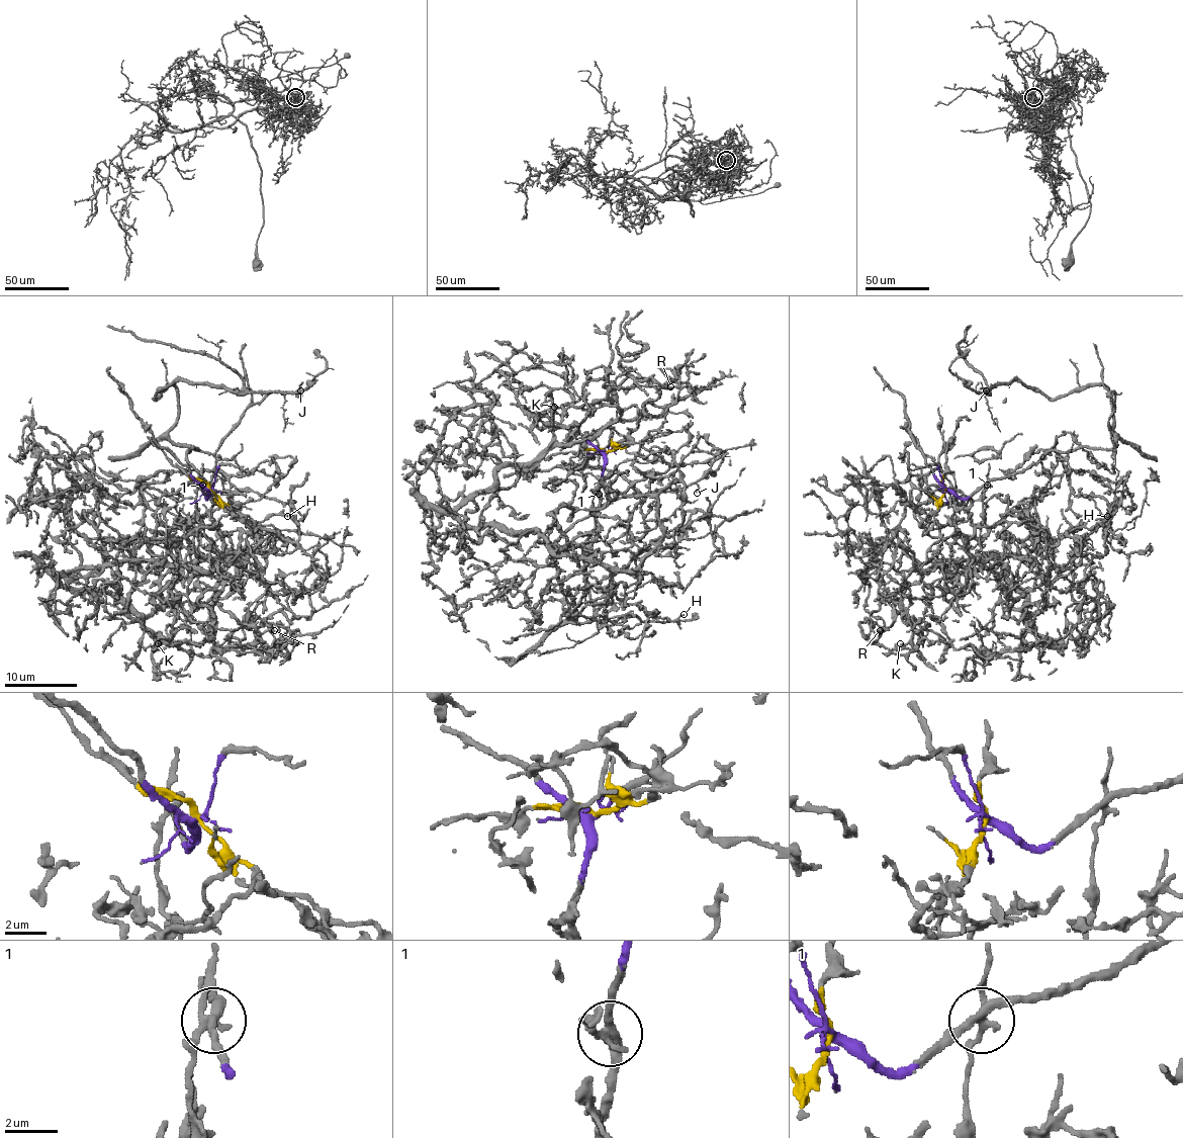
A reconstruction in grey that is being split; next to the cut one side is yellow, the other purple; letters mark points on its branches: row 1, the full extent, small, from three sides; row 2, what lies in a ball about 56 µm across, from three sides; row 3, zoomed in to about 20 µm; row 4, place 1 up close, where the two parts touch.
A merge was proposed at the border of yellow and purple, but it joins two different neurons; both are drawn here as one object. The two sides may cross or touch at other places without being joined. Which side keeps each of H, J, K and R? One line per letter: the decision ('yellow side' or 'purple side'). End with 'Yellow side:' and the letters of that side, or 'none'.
H: yellow side
J: purple side
K: yellow side
R: yellow side
Yellow side: H, K, R

